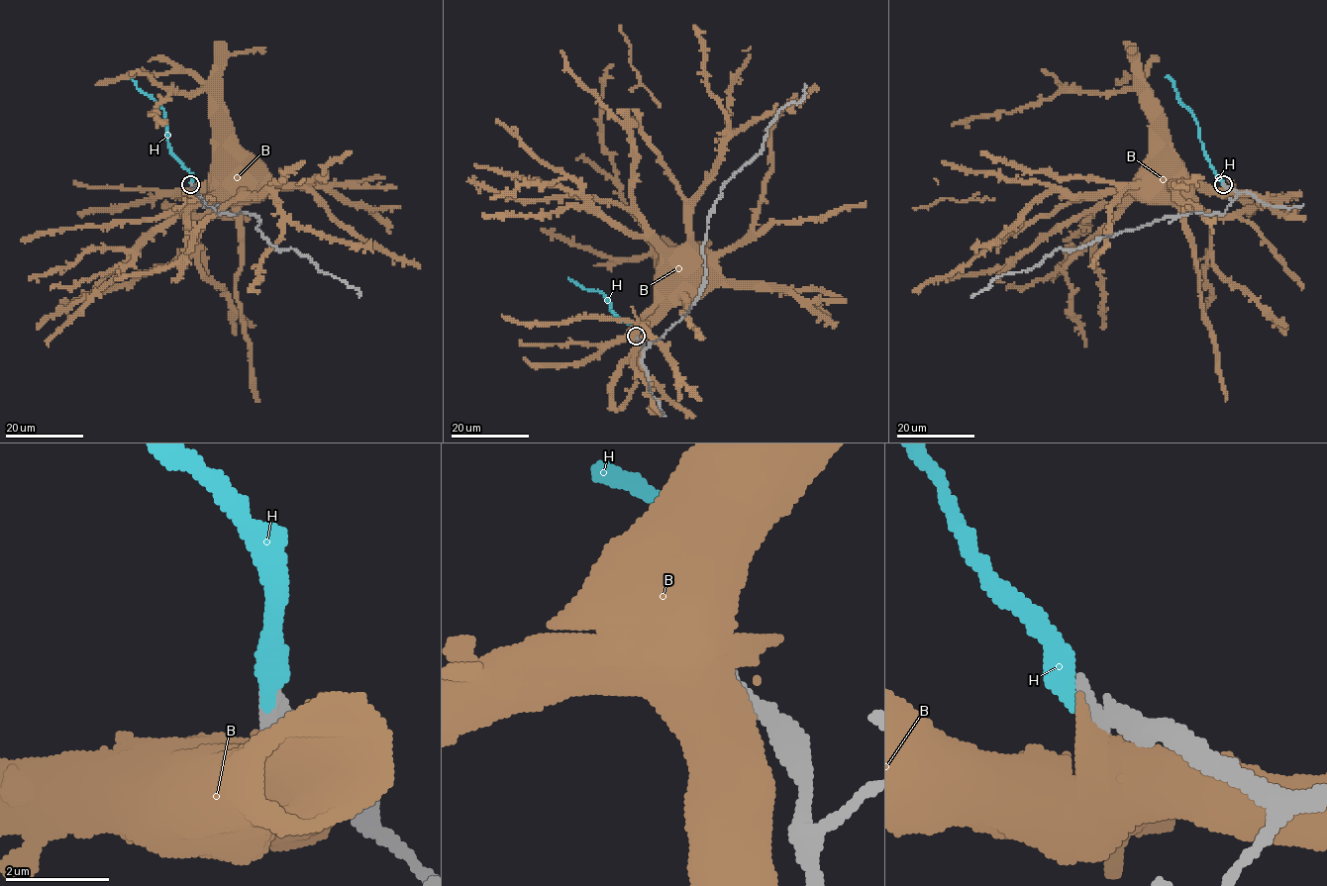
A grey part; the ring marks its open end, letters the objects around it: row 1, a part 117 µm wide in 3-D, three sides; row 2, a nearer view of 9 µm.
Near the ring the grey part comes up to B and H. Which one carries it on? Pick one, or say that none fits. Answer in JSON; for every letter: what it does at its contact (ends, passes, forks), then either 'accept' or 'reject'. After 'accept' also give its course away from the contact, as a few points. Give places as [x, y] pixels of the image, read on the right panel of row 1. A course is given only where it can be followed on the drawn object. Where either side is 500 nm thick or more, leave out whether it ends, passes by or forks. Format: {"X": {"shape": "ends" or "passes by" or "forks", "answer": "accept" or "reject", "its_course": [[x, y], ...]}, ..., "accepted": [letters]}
{"B": {"answer": "reject"}, "H": {"shape": "ends", "answer": "accept", "its_course": [[1223, 184], [1203, 150], [1198, 123], [1180, 103], [1173, 83], [1165, 76]]}, "accepted": ["H"]}

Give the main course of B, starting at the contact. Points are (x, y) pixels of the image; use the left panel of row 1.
B: (191, 187), (190, 190), (200, 190), (204, 187), (236, 186), (246, 183), (264, 170), (262, 173)

